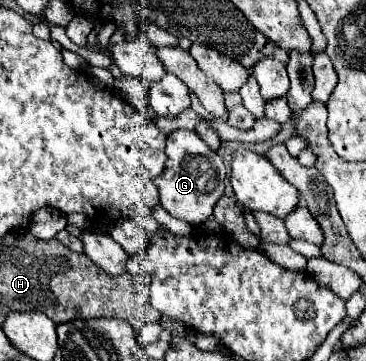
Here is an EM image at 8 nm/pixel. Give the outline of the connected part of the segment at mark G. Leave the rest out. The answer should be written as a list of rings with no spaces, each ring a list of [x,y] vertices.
[[[173,130],[167,136],[167,162],[155,186],[159,188],[161,206],[175,218],[185,220],[187,224],[201,224],[213,214],[213,206],[223,196],[225,190],[225,166],[223,158],[213,152],[195,132],[191,130]]]

